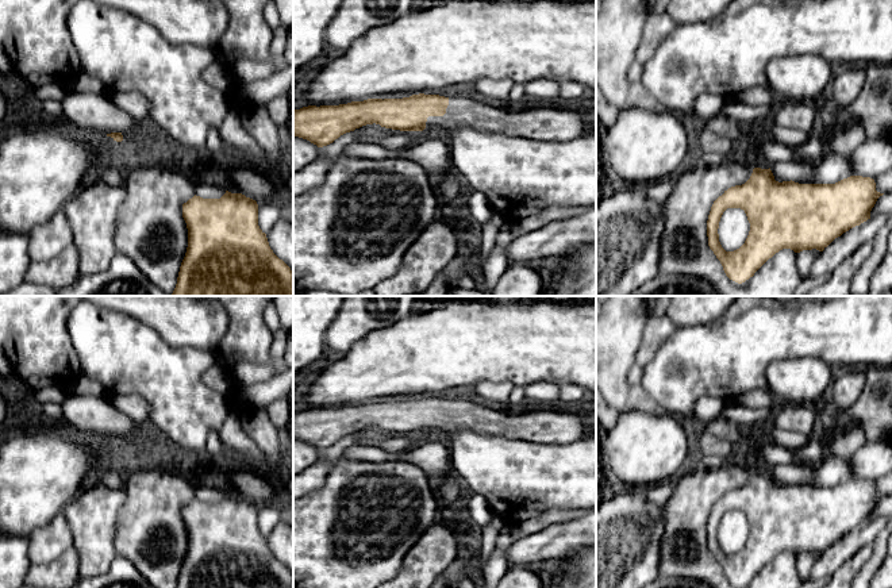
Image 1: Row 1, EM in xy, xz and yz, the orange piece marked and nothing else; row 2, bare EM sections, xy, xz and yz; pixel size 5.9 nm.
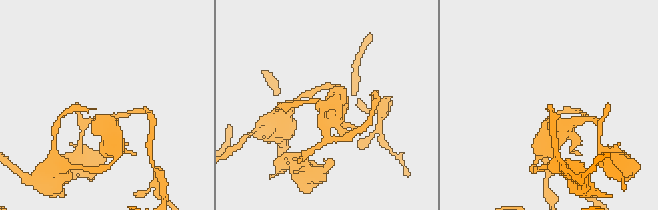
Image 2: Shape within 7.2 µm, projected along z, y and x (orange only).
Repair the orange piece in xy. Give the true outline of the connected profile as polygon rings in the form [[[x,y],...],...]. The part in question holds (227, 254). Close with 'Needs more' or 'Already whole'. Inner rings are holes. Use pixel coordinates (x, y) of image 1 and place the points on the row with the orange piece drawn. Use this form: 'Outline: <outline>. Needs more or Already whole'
Outline: [[[228,191],[220,199],[195,195],[182,204],[182,218],[188,228],[188,247],[172,296],[293,296],[293,272],[273,253],[259,228],[255,200]]]. Already whole

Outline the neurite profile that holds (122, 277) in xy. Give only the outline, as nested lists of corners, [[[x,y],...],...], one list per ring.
[[[118,254],[100,273],[78,276],[70,285],[55,289],[58,296],[172,296],[157,288],[124,254]]]

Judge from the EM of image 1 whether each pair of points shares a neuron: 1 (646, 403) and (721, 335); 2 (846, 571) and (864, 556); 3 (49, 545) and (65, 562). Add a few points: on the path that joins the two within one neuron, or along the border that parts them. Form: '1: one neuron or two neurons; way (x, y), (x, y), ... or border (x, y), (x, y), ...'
1: two neurons; border (639, 384), (666, 411)
2: one neuron; way (850, 568), (860, 558)
3: two neurons; border (73, 544), (52, 561), (31, 564)

